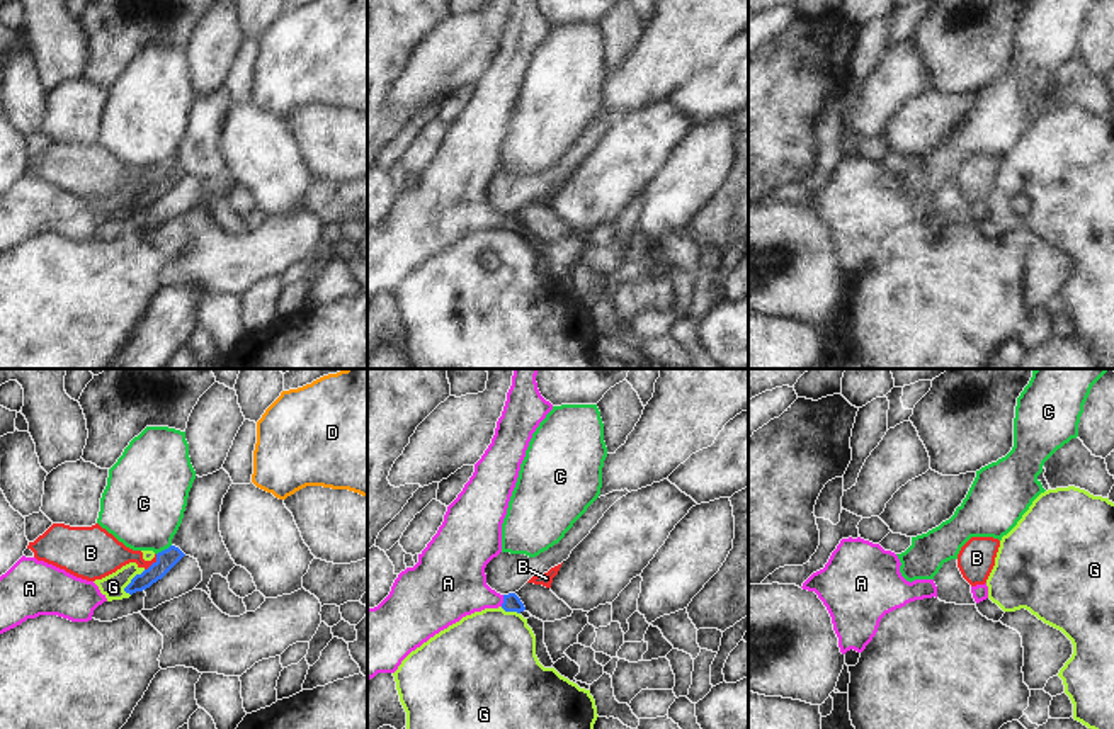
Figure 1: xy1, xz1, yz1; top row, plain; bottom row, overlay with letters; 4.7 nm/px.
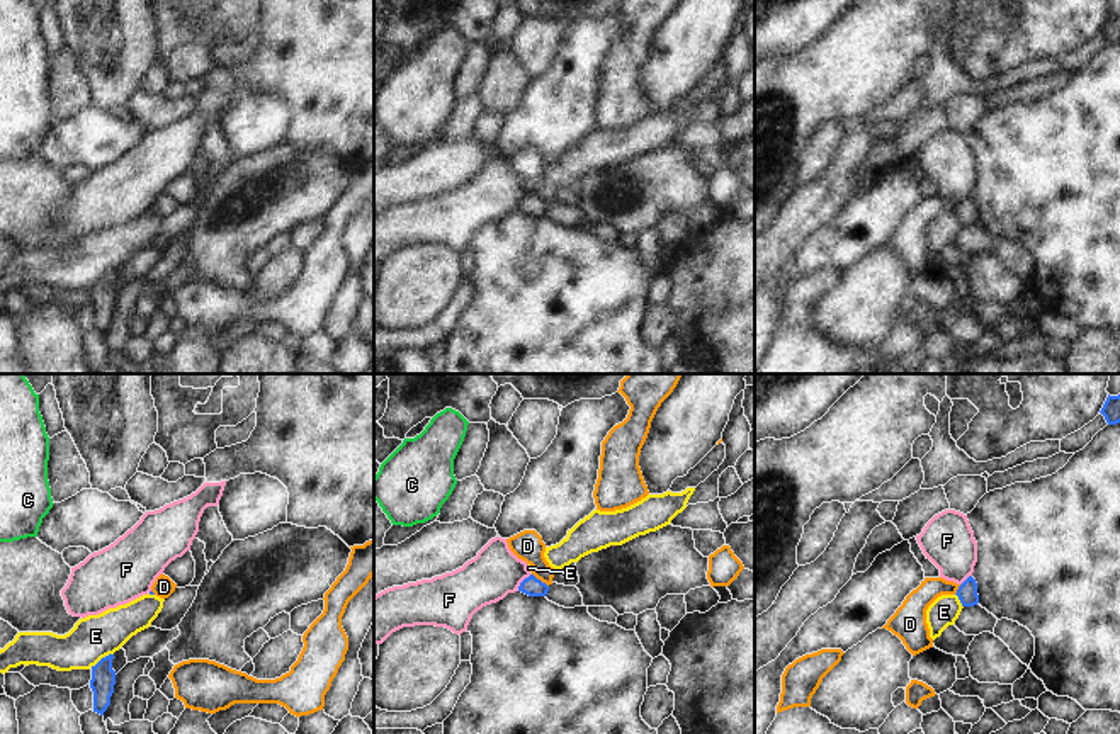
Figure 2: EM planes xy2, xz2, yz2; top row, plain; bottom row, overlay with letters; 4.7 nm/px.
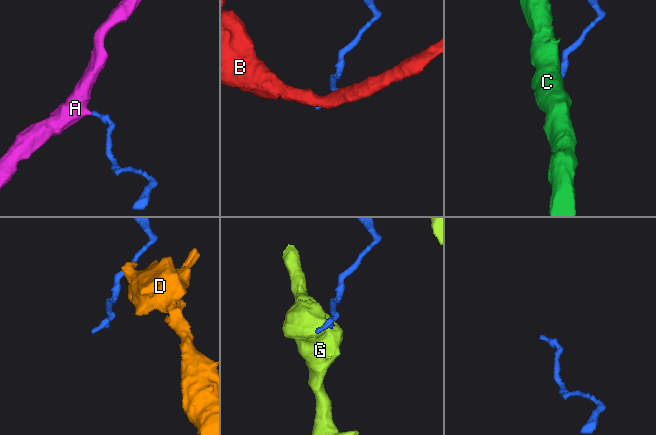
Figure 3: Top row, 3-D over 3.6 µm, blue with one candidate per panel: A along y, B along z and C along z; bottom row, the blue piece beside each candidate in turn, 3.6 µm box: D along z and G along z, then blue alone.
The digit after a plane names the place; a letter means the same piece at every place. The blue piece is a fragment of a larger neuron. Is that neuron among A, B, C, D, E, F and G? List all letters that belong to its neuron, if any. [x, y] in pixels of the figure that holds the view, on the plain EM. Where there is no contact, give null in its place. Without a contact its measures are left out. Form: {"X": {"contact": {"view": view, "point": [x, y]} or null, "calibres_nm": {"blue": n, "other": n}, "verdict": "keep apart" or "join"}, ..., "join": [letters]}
{"A": {"contact": {"view": "xz1", "point": [504, 220]}, "calibres_nm": {"blue": 80, "other": 300}, "verdict": "join"}, "B": {"contact": {"view": "xy1", "point": [153, 182]}, "calibres_nm": {"blue": 90, "other": 200}, "verdict": "keep apart"}, "C": {"contact": {"view": "xy1", "point": [165, 169]}, "calibres_nm": {"blue": 90, "other": 400}, "verdict": "keep apart"}, "D": {"contact": {"view": "xz2", "point": [539, 199]}, "calibres_nm": {"blue": 90, "other": 140}, "verdict": "keep apart"}, "E": {"contact": {"view": "xy2", "point": [102, 277]}, "calibres_nm": {"blue": 120, "other": 200}, "verdict": "keep apart"}, "F": {"contact": {"view": "xz2", "point": [522, 201]}, "calibres_nm": {"blue": 90, "other": 240}, "verdict": "keep apart"}, "G": {"contact": {"view": "xy1", "point": [131, 199]}, "calibres_nm": {"blue": 90, "other": 110}, "verdict": "keep apart"}, "join": ["A"]}

